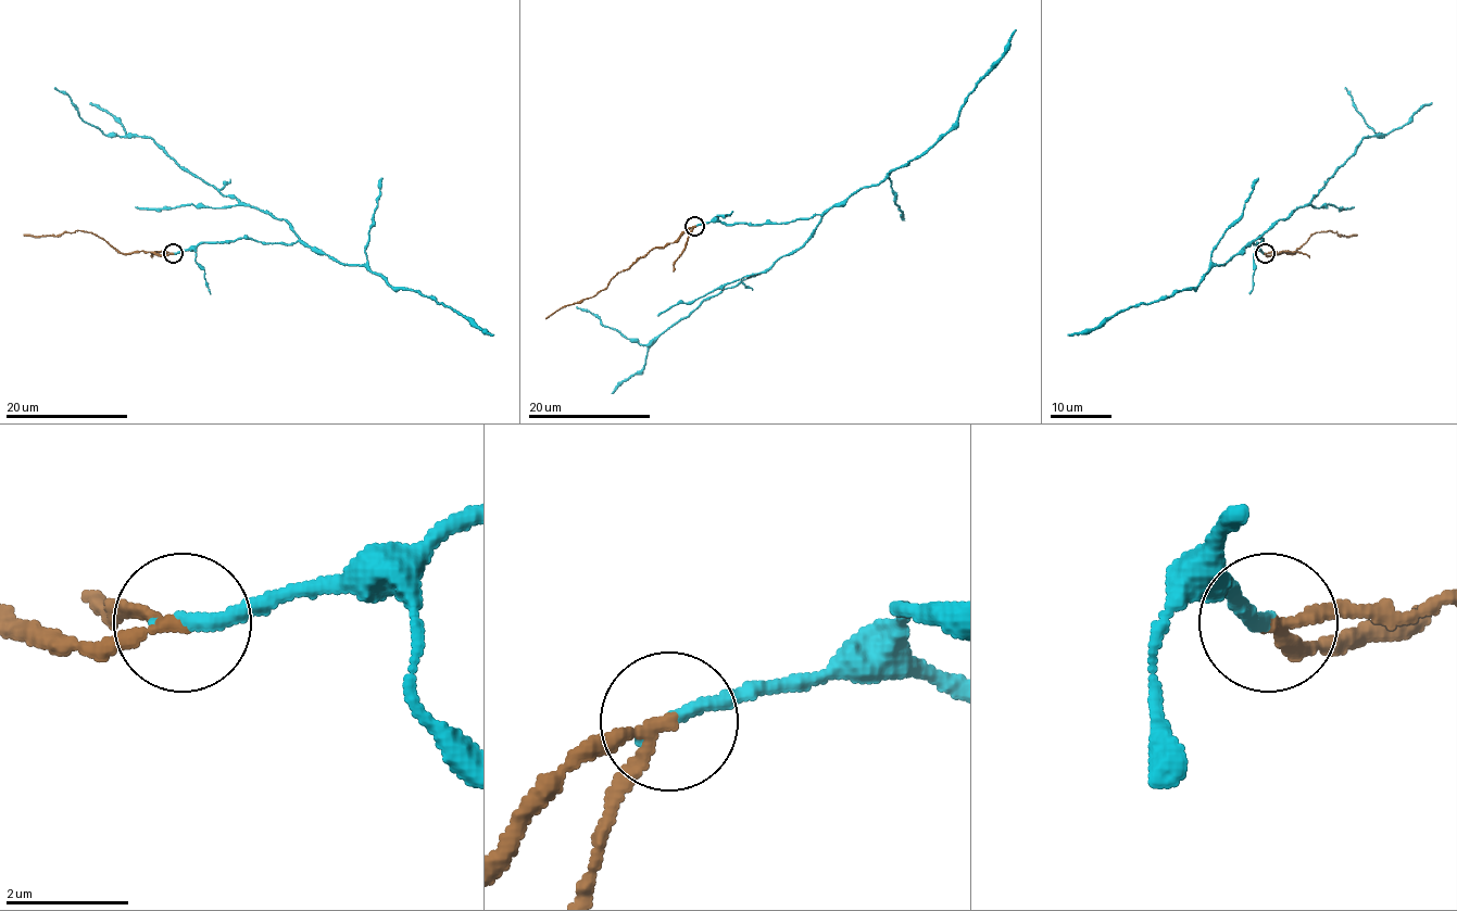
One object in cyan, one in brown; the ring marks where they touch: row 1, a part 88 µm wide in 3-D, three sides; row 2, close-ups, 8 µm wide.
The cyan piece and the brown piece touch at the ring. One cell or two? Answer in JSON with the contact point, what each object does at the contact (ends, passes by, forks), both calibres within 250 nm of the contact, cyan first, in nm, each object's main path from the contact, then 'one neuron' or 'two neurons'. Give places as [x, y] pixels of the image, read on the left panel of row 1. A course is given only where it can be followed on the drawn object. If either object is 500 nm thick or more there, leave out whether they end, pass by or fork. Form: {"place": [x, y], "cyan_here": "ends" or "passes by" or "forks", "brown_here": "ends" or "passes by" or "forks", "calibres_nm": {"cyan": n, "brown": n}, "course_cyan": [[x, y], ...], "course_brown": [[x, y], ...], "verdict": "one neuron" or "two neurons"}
{"place": [173, 253], "cyan_here": "ends", "brown_here": "passes by", "calibres_nm": {"cyan": 240, "brown": 180}, "course_cyan": [[173, 253], [243, 238], [300, 239], [283, 219], [184, 171], [151, 138], [102, 134], [53, 88]], "course_brown": [[173, 253], [164, 256], [150, 251], [116, 251], [104, 239], [82, 230], [40, 236], [23, 235]], "verdict": "two neurons"}

